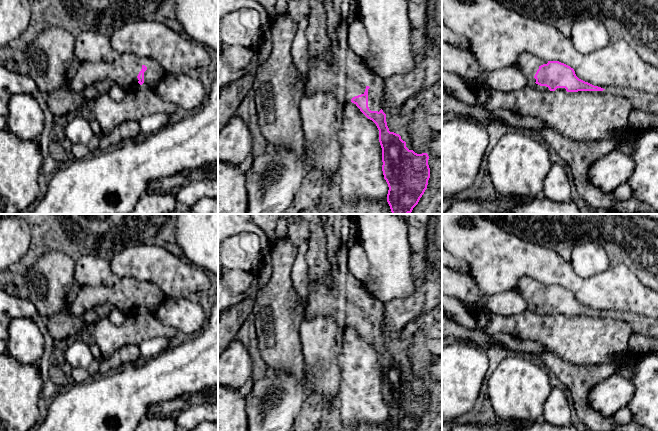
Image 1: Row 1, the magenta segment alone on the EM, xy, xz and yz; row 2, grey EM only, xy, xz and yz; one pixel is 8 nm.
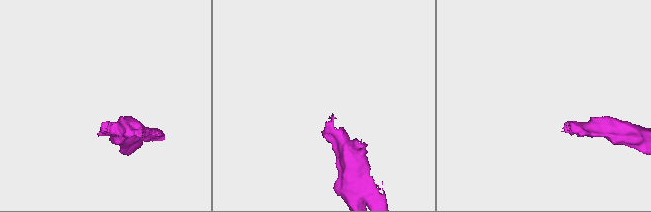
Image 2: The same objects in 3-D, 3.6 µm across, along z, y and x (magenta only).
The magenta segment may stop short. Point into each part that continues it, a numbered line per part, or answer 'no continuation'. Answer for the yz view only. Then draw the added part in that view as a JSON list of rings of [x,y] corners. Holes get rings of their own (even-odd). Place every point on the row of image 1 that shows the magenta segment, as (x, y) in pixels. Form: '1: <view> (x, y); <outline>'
1: yz (528, 63); [[[522,53],[518,56],[515,64],[526,77],[528,87],[541,92],[549,92],[550,90],[548,87],[536,84],[536,79],[534,78],[539,67],[547,63],[548,61],[543,60],[536,55],[530,53]]]

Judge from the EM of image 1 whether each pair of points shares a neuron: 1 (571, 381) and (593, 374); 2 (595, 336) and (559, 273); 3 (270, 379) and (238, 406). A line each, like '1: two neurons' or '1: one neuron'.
1: one neuron
2: two neurons
3: two neurons

